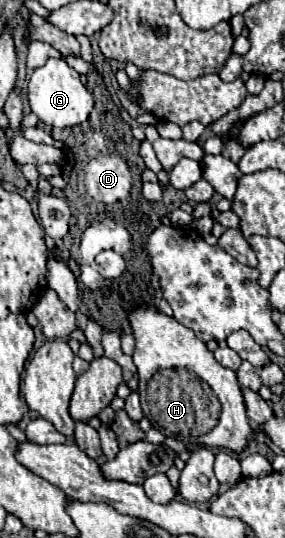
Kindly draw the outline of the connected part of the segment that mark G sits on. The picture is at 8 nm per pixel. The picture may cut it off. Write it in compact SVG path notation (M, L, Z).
M60 57L60 59L48 59L42 67L38 67L30 81L28 81L28 103L30 111L38 115L38 119L50 127L74 127L88 119L94 99L92 93L80 83L80 75Z

